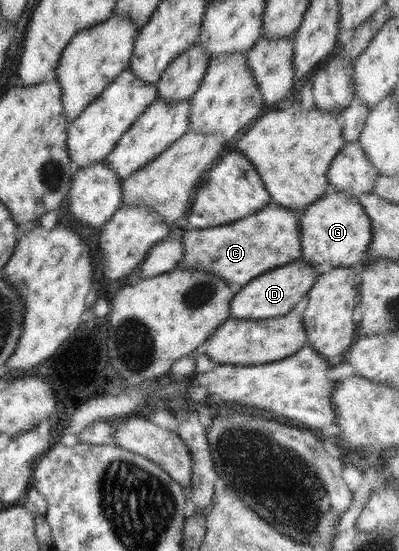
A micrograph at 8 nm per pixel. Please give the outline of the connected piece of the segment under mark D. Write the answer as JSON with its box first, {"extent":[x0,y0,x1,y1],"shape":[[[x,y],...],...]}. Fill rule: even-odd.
{"extent":[230,260,323,321],"shape":[[[297,260],[253,277],[242,288],[235,289],[234,297],[230,302],[230,319],[257,321],[291,313],[301,298],[309,292],[322,270],[323,267],[312,266]]]}

